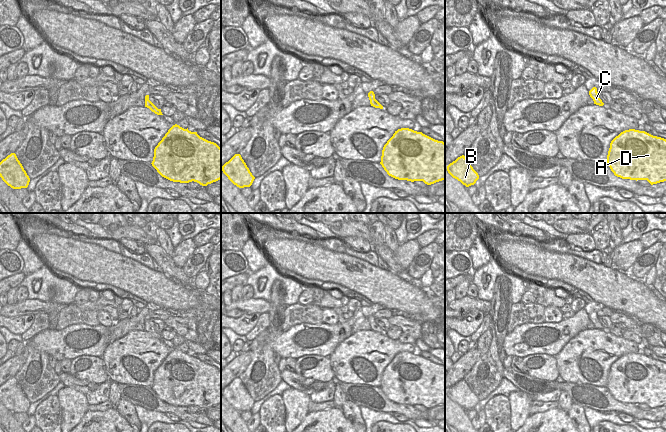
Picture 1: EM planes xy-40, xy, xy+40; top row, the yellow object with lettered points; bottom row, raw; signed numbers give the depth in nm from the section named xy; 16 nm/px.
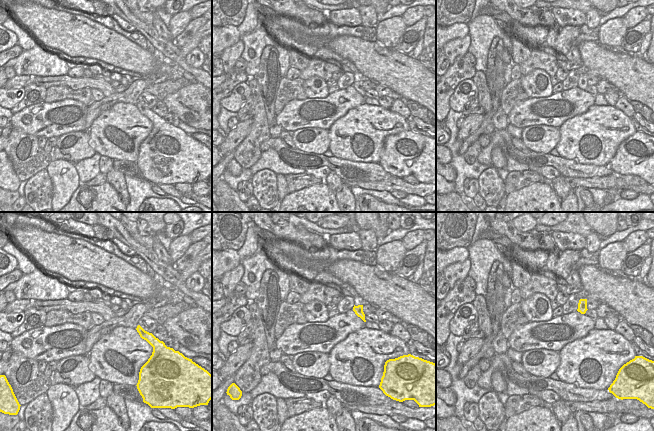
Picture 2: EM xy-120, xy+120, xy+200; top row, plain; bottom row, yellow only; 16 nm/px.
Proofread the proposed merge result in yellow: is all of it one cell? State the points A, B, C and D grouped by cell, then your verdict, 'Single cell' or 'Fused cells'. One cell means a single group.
Groups: A B C D. Single cell.

